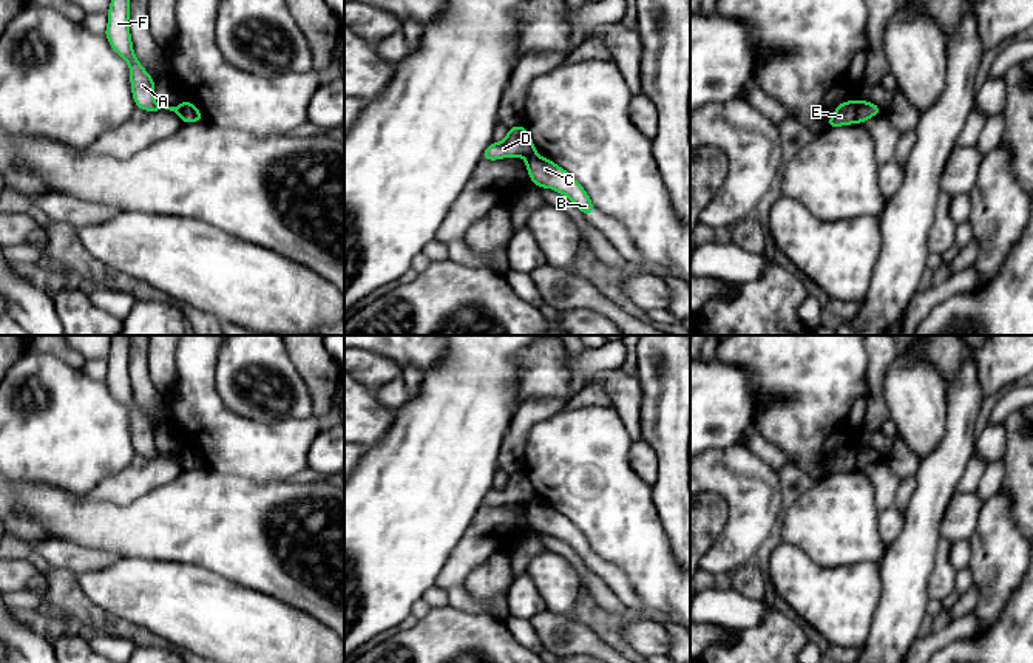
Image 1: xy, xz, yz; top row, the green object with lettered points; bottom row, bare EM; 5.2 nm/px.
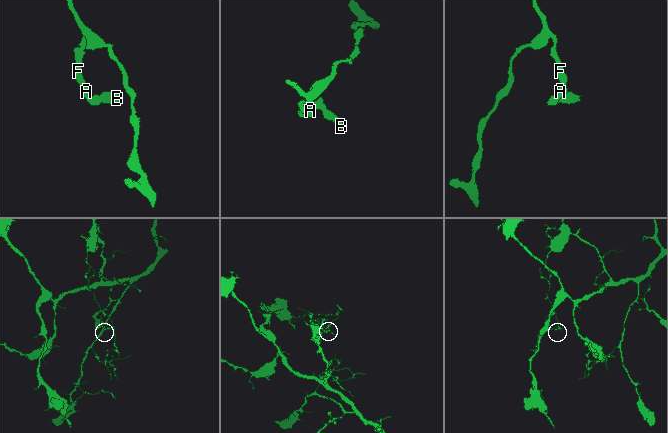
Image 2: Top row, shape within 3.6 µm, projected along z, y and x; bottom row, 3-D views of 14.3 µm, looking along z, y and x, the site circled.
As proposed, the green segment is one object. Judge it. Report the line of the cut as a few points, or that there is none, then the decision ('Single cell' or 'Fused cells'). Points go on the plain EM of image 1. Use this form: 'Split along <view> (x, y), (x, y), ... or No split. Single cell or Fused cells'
Split along yz (854, 447), (857, 469). Fused cells

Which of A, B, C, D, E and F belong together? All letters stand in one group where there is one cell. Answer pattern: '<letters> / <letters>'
A D E F / B C

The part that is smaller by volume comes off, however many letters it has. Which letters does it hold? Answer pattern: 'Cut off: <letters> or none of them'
Cut off: B, C

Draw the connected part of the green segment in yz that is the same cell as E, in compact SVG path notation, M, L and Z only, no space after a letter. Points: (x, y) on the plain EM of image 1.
M845 447L837 451L832 462L828 465L828 474L857 470L857 450L855 447Z

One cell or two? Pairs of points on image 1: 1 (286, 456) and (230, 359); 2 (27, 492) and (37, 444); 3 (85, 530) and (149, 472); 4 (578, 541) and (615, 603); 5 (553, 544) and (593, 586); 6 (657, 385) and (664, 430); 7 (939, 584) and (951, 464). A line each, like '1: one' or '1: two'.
1: two
2: two
3: two
4: two
5: one
6: one
7: two

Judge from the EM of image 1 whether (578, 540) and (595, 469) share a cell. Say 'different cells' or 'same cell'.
different cells

